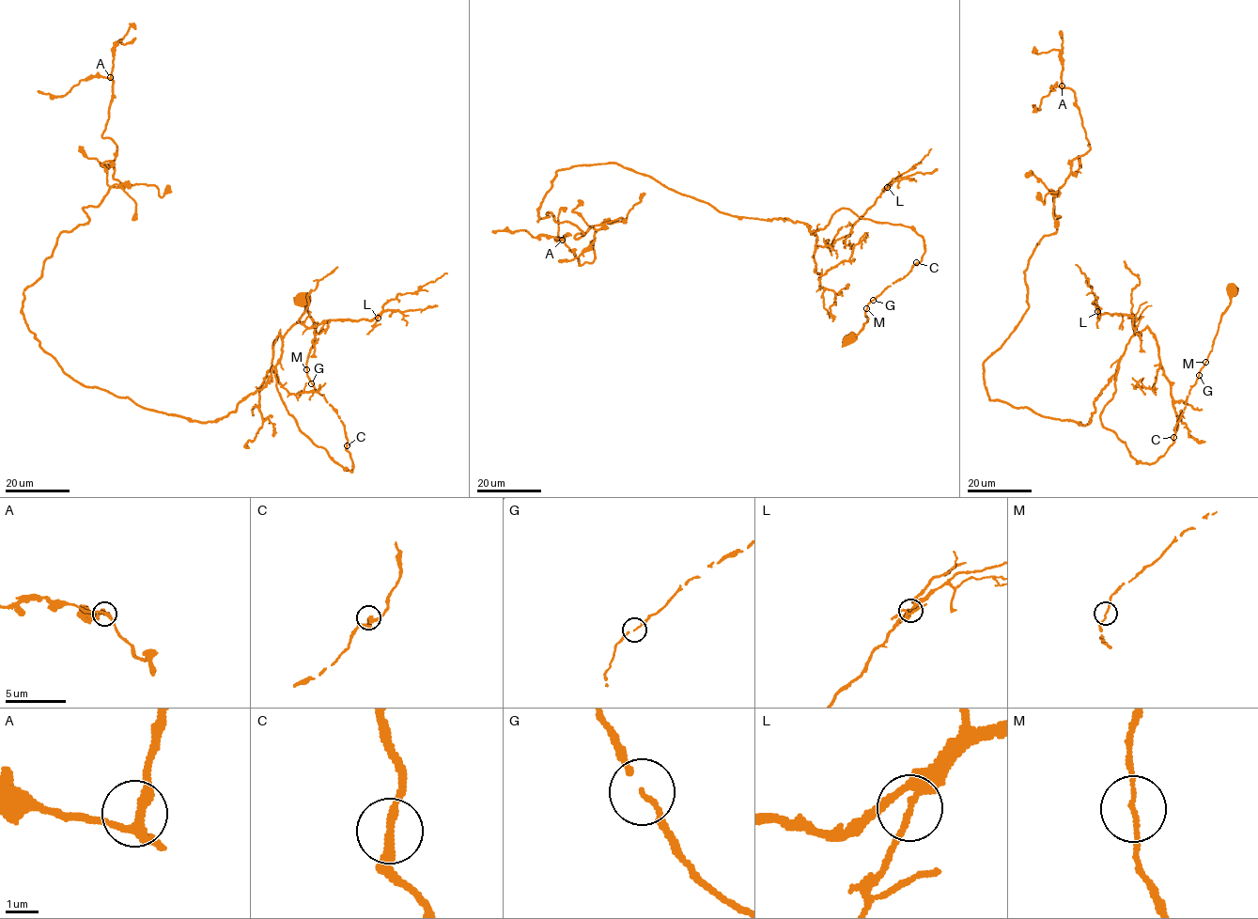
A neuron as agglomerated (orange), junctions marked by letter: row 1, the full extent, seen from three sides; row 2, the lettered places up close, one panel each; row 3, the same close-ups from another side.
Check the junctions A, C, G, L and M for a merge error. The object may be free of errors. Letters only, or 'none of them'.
none of them

